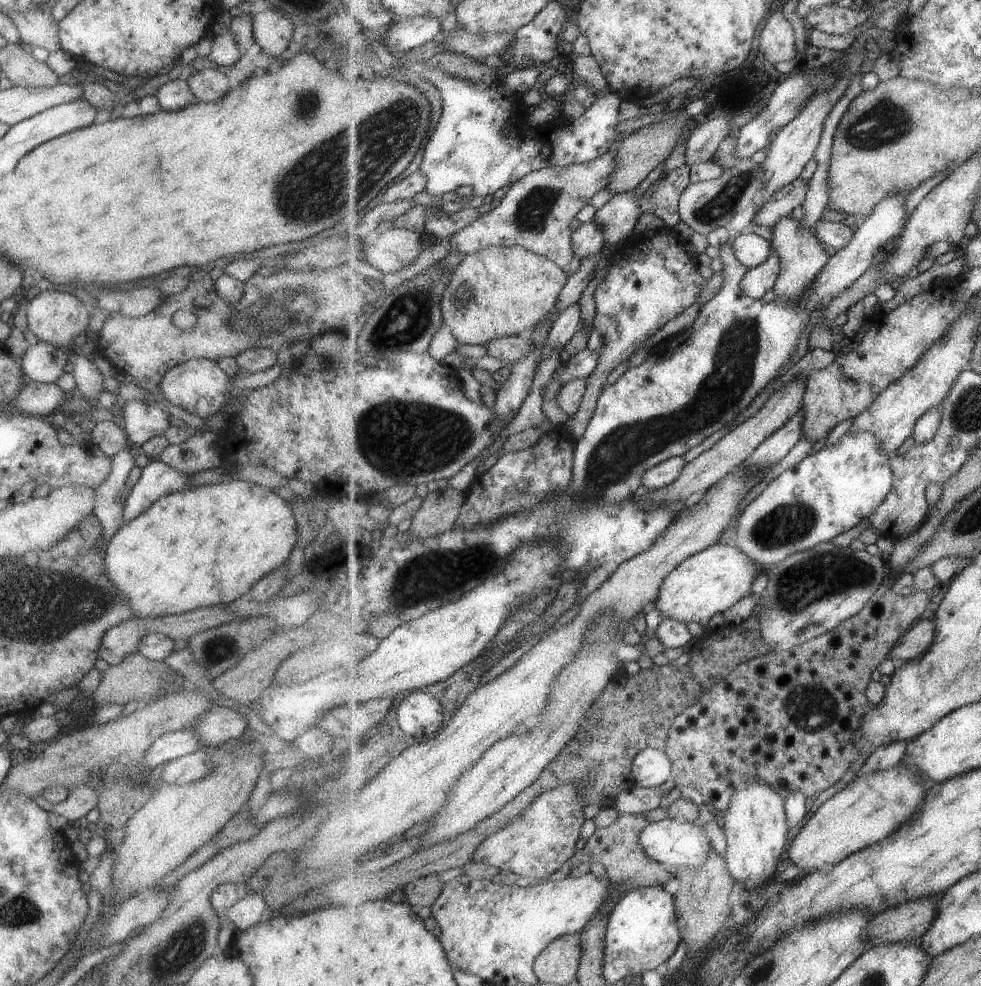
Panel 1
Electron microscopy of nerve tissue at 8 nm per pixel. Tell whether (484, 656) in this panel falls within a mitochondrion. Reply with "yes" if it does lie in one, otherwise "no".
no

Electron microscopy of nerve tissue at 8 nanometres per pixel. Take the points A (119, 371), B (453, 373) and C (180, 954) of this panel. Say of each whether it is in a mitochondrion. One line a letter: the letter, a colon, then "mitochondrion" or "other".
A: other
B: other
C: mitochondrion

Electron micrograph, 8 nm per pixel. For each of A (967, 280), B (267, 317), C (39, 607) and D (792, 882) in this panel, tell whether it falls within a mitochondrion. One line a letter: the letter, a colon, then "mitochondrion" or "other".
A: other
B: mitochondrion
C: mitochondrion
D: other

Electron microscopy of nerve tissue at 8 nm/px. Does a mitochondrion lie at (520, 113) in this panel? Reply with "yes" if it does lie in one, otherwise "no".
no

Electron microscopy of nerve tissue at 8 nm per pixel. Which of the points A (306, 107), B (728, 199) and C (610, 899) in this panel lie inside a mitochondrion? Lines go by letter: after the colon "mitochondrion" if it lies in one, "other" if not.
A: mitochondrion
B: mitochondrion
C: other

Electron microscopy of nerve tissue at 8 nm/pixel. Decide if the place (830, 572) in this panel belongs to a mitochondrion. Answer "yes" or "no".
yes

